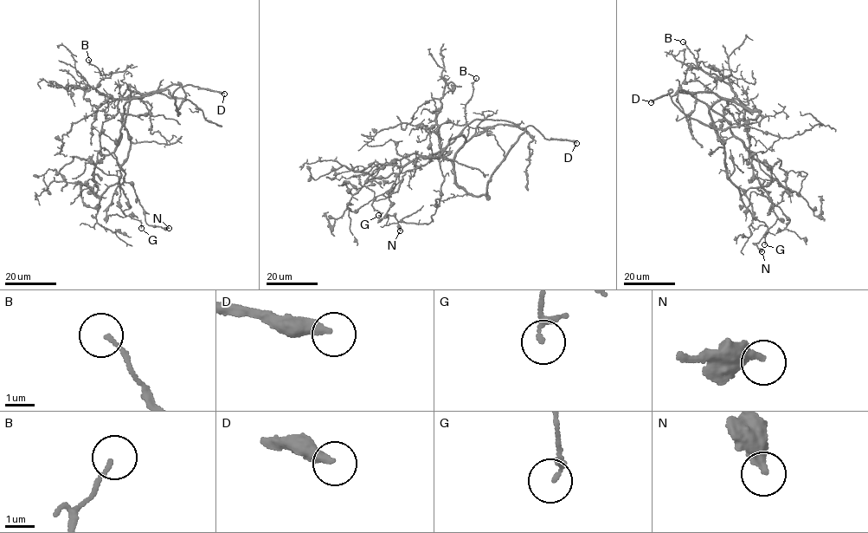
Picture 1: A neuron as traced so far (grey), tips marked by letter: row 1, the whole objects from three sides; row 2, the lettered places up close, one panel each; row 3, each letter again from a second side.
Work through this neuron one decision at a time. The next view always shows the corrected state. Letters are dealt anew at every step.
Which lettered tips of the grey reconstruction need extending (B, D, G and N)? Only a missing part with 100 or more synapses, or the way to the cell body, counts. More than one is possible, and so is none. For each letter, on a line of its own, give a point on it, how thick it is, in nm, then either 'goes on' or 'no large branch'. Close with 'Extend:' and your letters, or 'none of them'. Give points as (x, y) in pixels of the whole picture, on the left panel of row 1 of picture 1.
B: at (88, 60); 120 nm thick; no large branch
D: at (224, 94); 320 nm thick; goes on
G: at (141, 228); 100 nm thick; no large branch
N: at (169, 228); 360 nm thick; no large branch
Extend: D

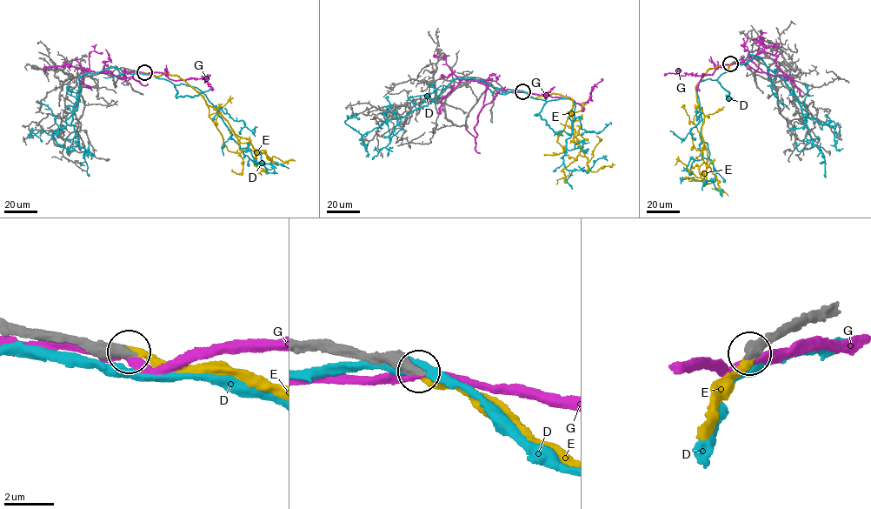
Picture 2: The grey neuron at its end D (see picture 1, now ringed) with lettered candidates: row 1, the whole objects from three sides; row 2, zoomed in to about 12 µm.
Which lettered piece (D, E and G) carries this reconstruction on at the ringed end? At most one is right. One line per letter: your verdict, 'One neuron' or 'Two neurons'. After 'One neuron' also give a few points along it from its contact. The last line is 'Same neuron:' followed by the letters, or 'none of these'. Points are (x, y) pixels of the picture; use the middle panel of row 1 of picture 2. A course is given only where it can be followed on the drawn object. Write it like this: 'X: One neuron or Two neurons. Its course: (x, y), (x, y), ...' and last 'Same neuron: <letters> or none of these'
D: Two neurons
E: One neuron. Its course: (522, 91), (535, 97), (553, 93), (571, 99), (573, 137), (580, 155), (587, 157), (592, 171), (615, 164)
G: Two neurons
Same neuron: E

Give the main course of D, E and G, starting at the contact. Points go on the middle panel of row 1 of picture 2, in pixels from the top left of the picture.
D: (521, 90), (495, 93), (481, 80), (455, 78), (435, 101), (363, 135), (345, 122), (358, 119)
E: (522, 91), (535, 97), (553, 93), (571, 99), (573, 137), (580, 155), (587, 157), (592, 171), (615, 164)
G: (522, 91), (500, 90), (492, 101), (484, 104), (485, 85), (475, 80), (462, 79), (441, 101), (440, 114)

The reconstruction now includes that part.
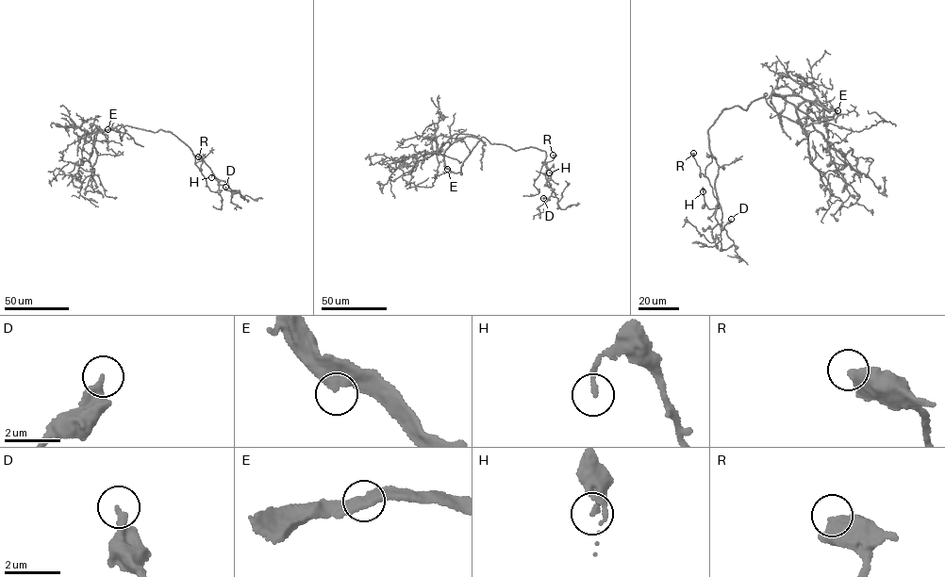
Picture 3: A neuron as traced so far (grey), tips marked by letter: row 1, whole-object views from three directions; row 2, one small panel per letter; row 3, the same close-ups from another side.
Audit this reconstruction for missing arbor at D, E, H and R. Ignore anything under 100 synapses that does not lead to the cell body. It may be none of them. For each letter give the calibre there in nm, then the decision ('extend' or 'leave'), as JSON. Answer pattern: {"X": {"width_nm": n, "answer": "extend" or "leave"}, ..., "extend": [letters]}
{"D": {"width_nm": 300, "answer": "leave"}, "E": {"width_nm": 460, "answer": "extend"}, "H": {"width_nm": 160, "answer": "leave"}, "R": {"width_nm": 550, "answer": "leave"}, "extend": ["E"]}

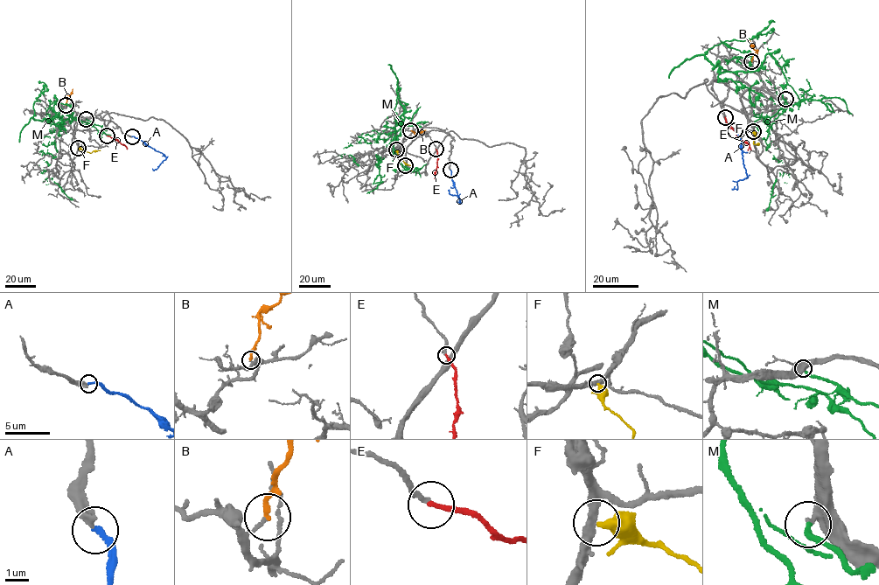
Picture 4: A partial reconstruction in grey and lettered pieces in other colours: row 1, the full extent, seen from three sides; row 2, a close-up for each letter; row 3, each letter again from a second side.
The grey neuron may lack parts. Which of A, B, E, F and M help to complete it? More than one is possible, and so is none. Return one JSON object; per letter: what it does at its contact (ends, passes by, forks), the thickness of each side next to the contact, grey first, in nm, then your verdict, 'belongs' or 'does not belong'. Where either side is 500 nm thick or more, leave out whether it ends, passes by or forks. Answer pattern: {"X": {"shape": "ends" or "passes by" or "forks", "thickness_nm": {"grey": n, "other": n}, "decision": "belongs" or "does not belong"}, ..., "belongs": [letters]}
{"A": {"shape": "ends", "thickness_nm": {"grey": 400, "other": 220}, "decision": "belongs"}, "B": {"shape": "ends", "thickness_nm": {"grey": 130, "other": 200}, "decision": "does not belong"}, "E": {"shape": "ends", "thickness_nm": {"grey": 240, "other": 220}, "decision": "belongs"}, "F": {"shape": "ends", "thickness_nm": {"grey": 400, "other": 400}, "decision": "does not belong"}, "M": {"shape": "ends", "thickness_nm": {"grey": 320, "other": 200}, "decision": "does not belong"}, "belongs": ["A", "E"]}

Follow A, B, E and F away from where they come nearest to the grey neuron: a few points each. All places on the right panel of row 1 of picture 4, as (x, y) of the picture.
A: (735, 130), (741, 140), (747, 177), (737, 181), (736, 189), (733, 189), (735, 186)
B: (751, 61), (757, 51), (749, 39)
E: (724, 117), (738, 139), (749, 145), (748, 150)
F: (753, 131), (756, 136), (753, 142), (756, 144)

